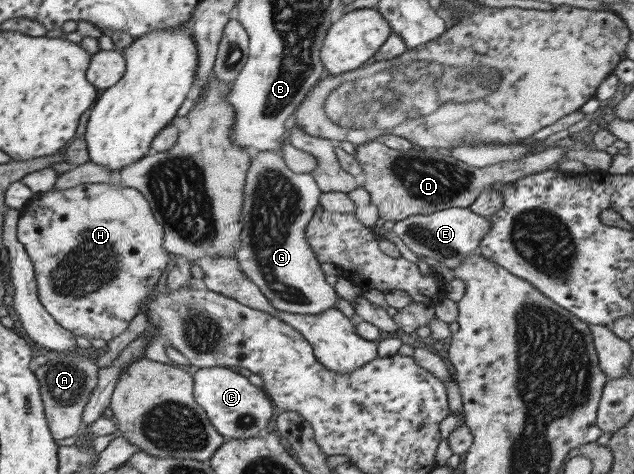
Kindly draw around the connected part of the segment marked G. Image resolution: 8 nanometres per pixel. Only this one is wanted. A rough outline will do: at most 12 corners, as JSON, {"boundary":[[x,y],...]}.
{"boundary":[[278,151],[250,156],[239,268],[277,311],[339,296],[305,241],[321,195]]}

